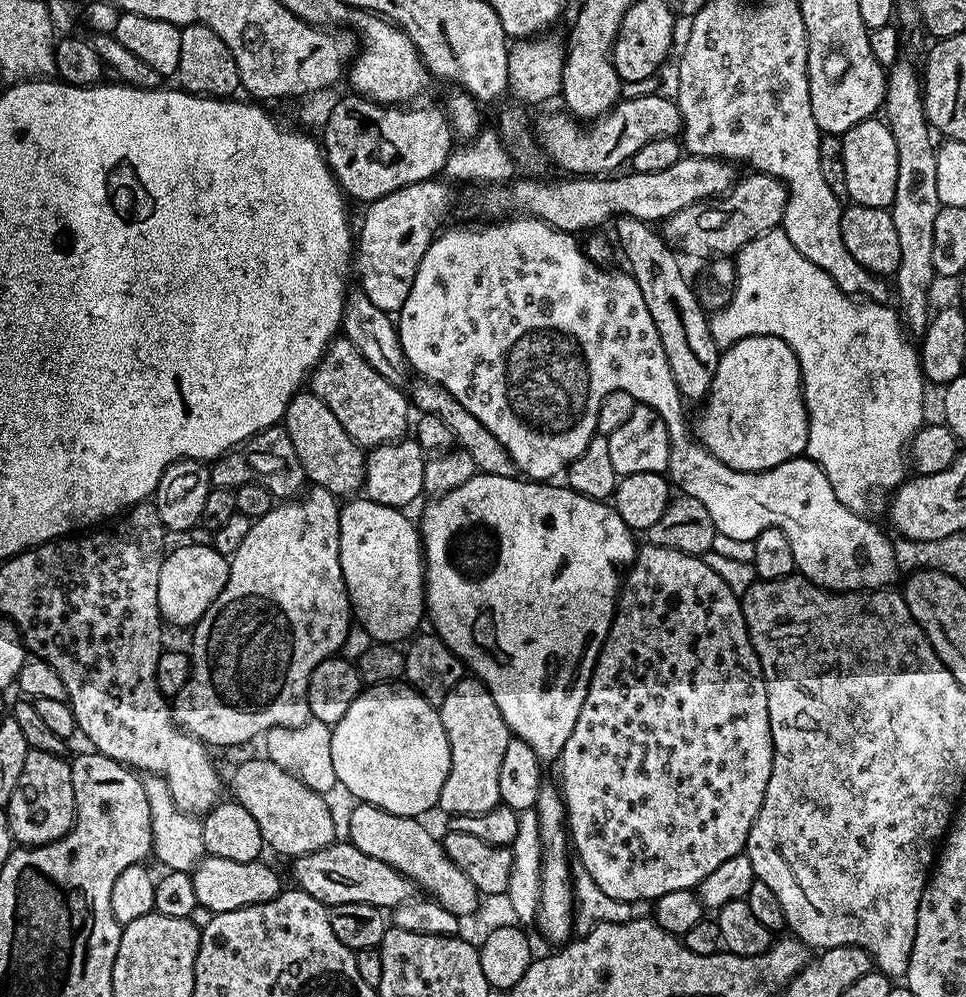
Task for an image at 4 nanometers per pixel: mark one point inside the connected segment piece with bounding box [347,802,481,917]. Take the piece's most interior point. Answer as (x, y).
(400, 841)

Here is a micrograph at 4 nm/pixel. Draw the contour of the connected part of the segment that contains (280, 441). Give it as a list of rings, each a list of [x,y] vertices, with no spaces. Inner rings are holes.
[[[283,426],[267,428],[252,436],[226,456],[211,461],[213,488],[237,489],[242,484],[260,484],[276,498],[296,498],[306,484],[304,467],[300,465],[294,442]],[[301,487],[301,488],[300,488]]]

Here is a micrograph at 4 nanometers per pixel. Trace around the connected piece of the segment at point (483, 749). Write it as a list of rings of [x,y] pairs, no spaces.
[[[475,678],[460,680],[438,705],[438,711],[450,746],[450,770],[442,782],[439,811],[448,812],[449,817],[482,814],[500,803],[498,770],[510,739],[506,718],[502,718],[502,710],[498,710],[487,686]]]

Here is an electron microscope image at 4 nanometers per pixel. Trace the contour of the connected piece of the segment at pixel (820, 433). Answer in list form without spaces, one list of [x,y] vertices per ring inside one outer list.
[[[782,230],[767,232],[765,236],[760,236],[749,242],[745,248],[741,248],[739,252],[735,253],[734,263],[736,266],[736,289],[732,295],[732,301],[726,307],[719,309],[710,320],[712,337],[716,347],[721,350],[731,348],[742,338],[750,338],[751,336],[777,336],[792,347],[800,363],[800,380],[804,383],[804,405],[808,411],[806,455],[823,470],[826,478],[830,478],[830,486],[834,486],[834,494],[838,494],[838,502],[842,502],[842,506],[861,514],[867,513],[869,511],[867,509],[868,499],[875,492],[888,494],[899,484],[904,483],[908,443],[912,441],[916,431],[924,427],[926,423],[926,417],[924,417],[924,388],[926,389],[924,372],[920,369],[920,357],[917,349],[914,344],[911,344],[913,341],[906,335],[897,309],[895,307],[887,308],[889,305],[884,302],[857,302],[853,297],[845,294],[830,276],[826,275],[818,266],[814,266],[814,262],[810,262],[802,254],[798,254],[798,250]]]

